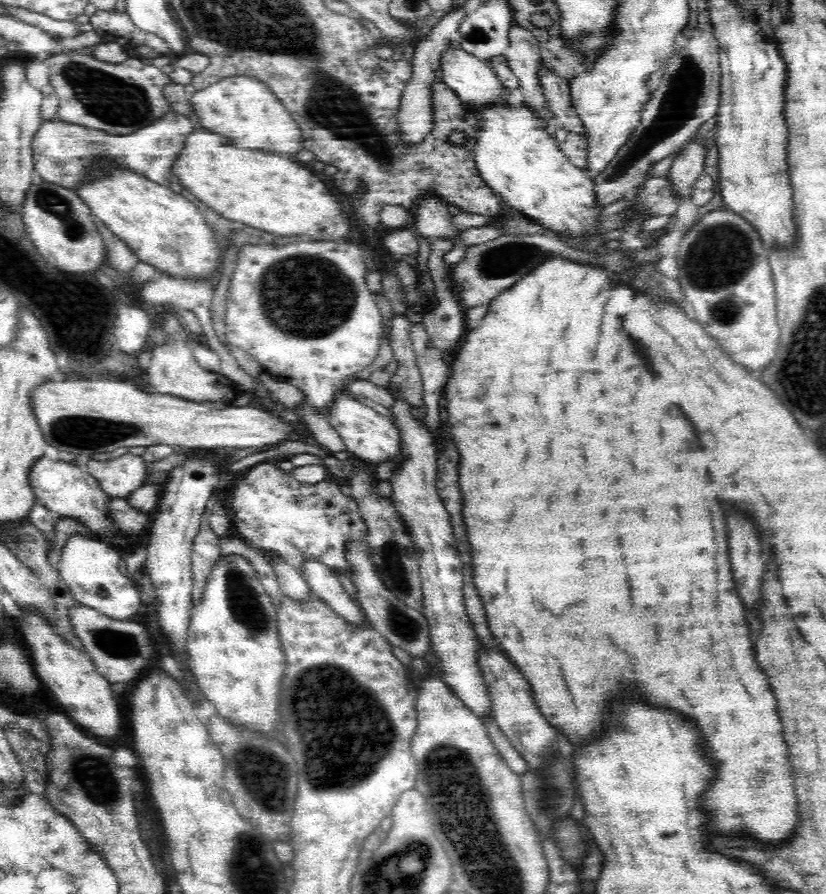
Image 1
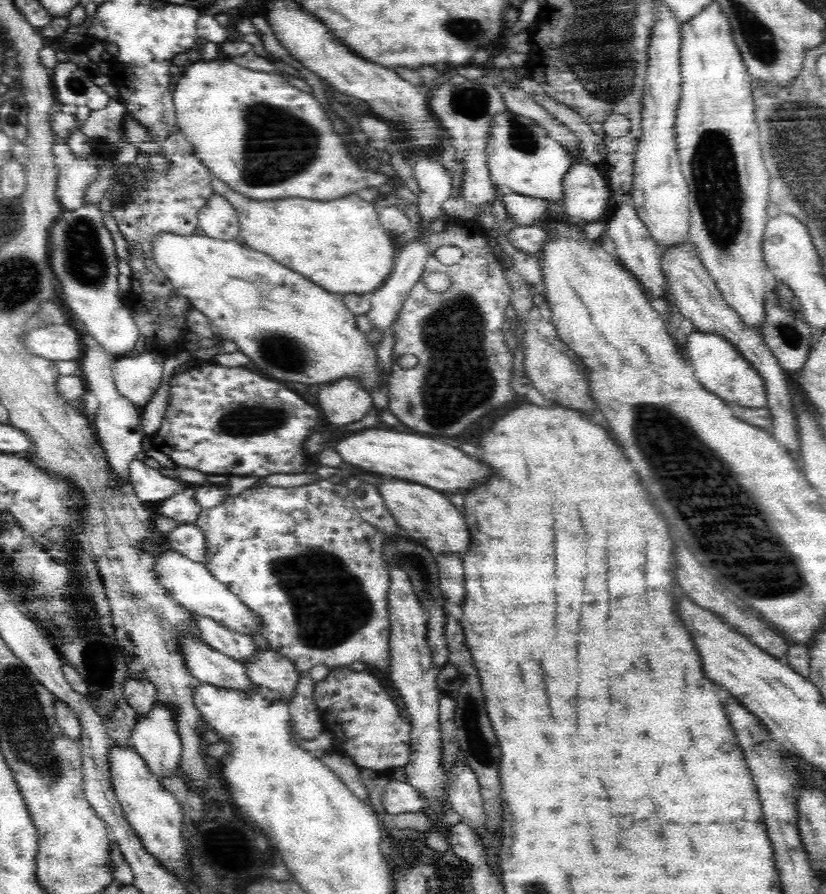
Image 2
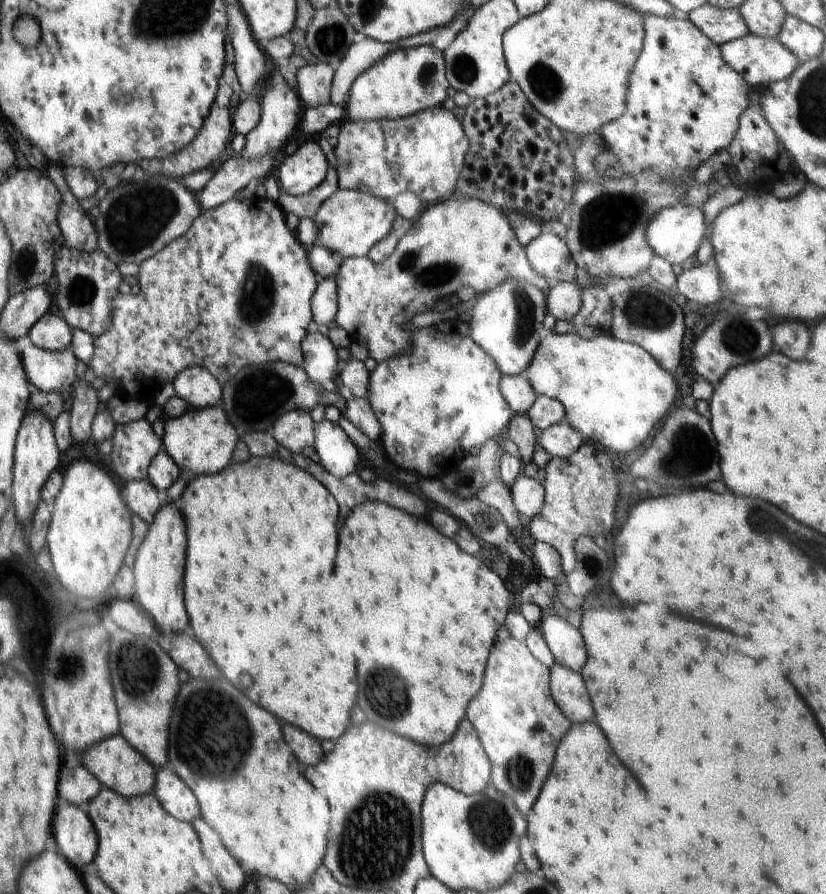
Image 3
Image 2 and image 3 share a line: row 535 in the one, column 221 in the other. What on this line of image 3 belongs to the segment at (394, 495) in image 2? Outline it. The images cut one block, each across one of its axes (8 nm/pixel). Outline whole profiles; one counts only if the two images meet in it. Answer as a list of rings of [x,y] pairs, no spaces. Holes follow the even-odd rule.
[[[224,407],[190,408],[182,416],[170,419],[164,426],[163,447],[182,473],[195,476],[218,474],[230,461],[236,448],[238,432],[228,420]]]

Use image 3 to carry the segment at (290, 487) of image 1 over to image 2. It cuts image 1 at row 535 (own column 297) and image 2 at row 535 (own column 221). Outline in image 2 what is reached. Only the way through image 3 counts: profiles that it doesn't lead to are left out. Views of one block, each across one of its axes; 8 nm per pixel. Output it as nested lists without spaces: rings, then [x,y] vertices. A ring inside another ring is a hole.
[[[318,478],[312,484],[295,488],[281,488],[278,486],[256,486],[244,490],[238,496],[228,498],[224,504],[212,509],[203,509],[195,523],[204,532],[207,560],[204,566],[220,581],[223,582],[242,603],[258,615],[263,628],[262,635],[271,646],[271,650],[281,654],[284,658],[294,663],[299,672],[308,672],[318,664],[330,668],[348,666],[353,662],[363,662],[380,672],[389,672],[391,620],[388,612],[387,594],[390,588],[390,577],[387,566],[383,560],[385,534],[374,529],[370,523],[365,522],[356,511],[348,494],[344,481],[334,484],[329,478]]]

